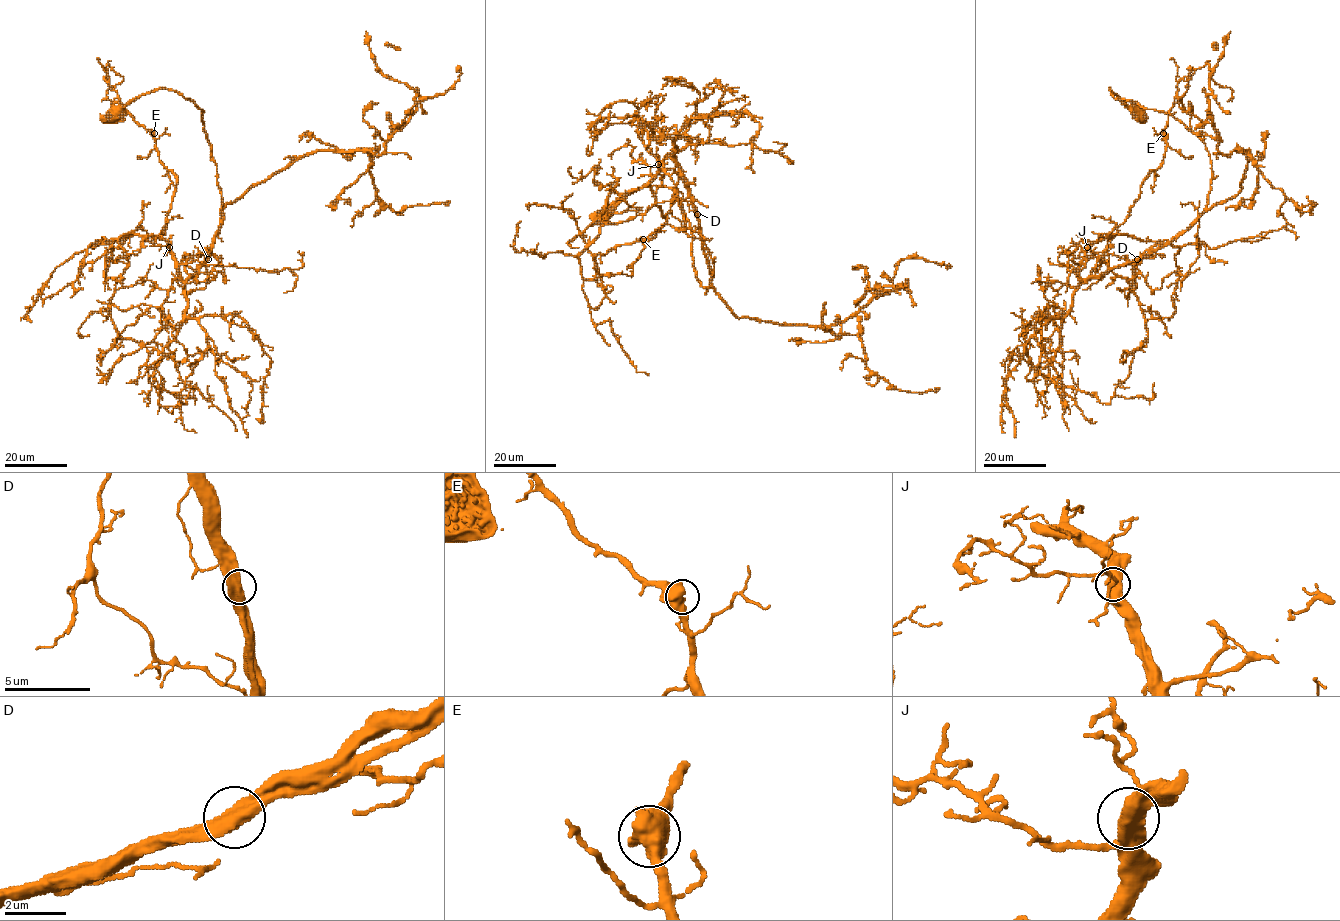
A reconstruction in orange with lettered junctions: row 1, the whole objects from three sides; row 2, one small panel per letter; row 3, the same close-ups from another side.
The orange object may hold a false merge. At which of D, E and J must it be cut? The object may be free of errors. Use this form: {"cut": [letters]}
{"cut": []}

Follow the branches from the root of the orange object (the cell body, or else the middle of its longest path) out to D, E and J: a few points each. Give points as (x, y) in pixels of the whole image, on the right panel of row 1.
D: (1142, 117), (1109, 89), (1115, 98), (1170, 113), (1192, 130), (1209, 154), (1212, 179), (1199, 217), (1137, 259)
E: (1142, 117), (1109, 89), (1204, 143), (1207, 206), (1168, 242), (1082, 280), (1084, 252), (1161, 166), (1163, 133)
J: (1142, 117), (1109, 89), (1170, 113), (1204, 143), (1207, 206), (1168, 242), (1082, 280), (1087, 247)

